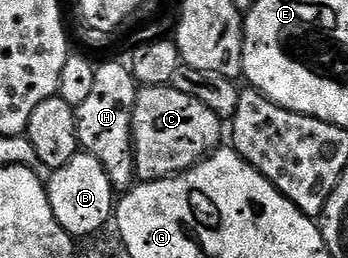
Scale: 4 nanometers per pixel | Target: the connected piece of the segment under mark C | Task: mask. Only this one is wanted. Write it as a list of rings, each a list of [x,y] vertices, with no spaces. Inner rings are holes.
[[[171,85],[142,86],[133,102],[133,156],[135,176],[140,182],[150,183],[190,171],[222,142],[223,120],[203,101],[179,93]],[[217,143],[217,144],[216,144]]]

